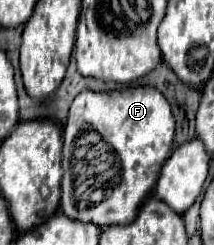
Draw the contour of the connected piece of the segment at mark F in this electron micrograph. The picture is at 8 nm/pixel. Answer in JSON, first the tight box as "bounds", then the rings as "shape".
{"bounds":[61,85,175,227],"shape":[[[141,85],[141,87],[133,87],[133,89],[125,89],[125,91],[107,91],[107,93],[81,91],[75,97],[75,101],[71,103],[67,125],[63,129],[63,181],[61,181],[61,209],[63,209],[63,213],[69,219],[77,219],[83,223],[95,223],[99,227],[109,227],[115,223],[131,223],[131,219],[135,219],[141,203],[145,201],[145,197],[151,193],[165,159],[171,155],[173,133],[175,133],[175,119],[173,119],[171,107],[169,107],[167,99],[163,97],[163,93],[159,89],[155,89],[153,85]]]}

